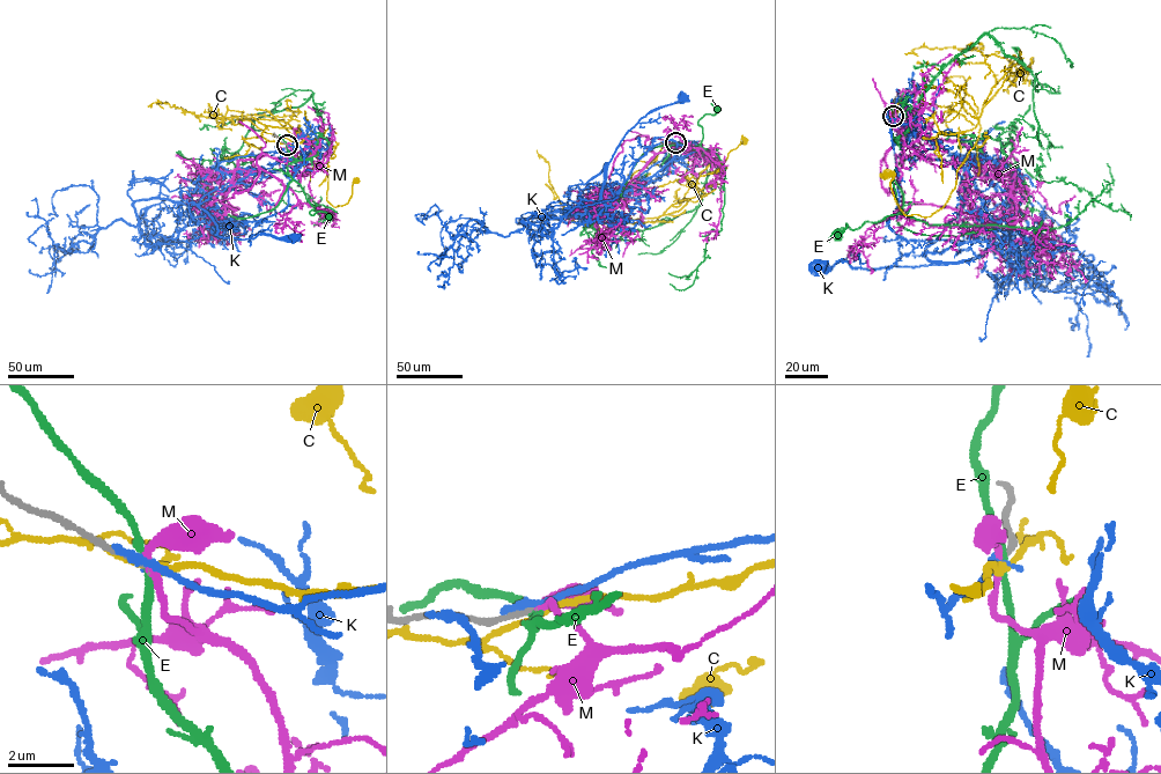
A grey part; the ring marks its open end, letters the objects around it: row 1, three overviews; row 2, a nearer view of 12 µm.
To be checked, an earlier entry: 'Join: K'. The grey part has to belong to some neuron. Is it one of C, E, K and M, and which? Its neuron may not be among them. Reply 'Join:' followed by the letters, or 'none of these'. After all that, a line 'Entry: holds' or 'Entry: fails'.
Join: M
Entry: fails

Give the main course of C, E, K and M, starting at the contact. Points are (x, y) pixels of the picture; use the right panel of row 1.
C: (894, 116), (919, 109), (927, 86), (956, 94), (981, 128), (955, 188), (930, 216), (900, 209), (887, 172)
E: (893, 116), (902, 157), (892, 178), (903, 194), (902, 209), (855, 229), (847, 225), (837, 234)
K: (893, 116), (899, 197), (888, 226), (907, 240), (993, 244), (949, 264), (818, 263)
M: (893, 115), (903, 144), (909, 133), (886, 154), (902, 215), (937, 227), (1025, 229), (1044, 243)

